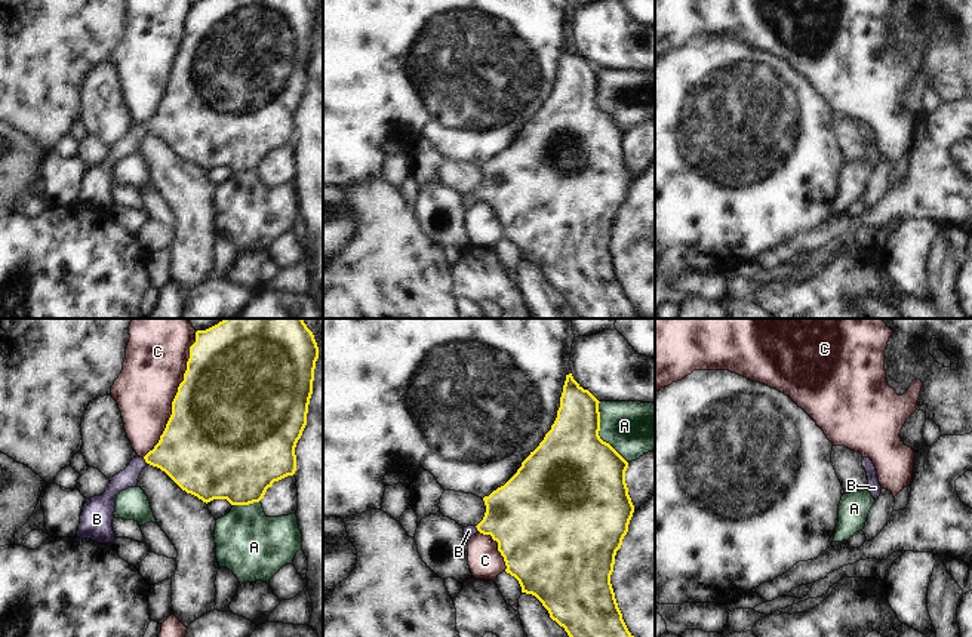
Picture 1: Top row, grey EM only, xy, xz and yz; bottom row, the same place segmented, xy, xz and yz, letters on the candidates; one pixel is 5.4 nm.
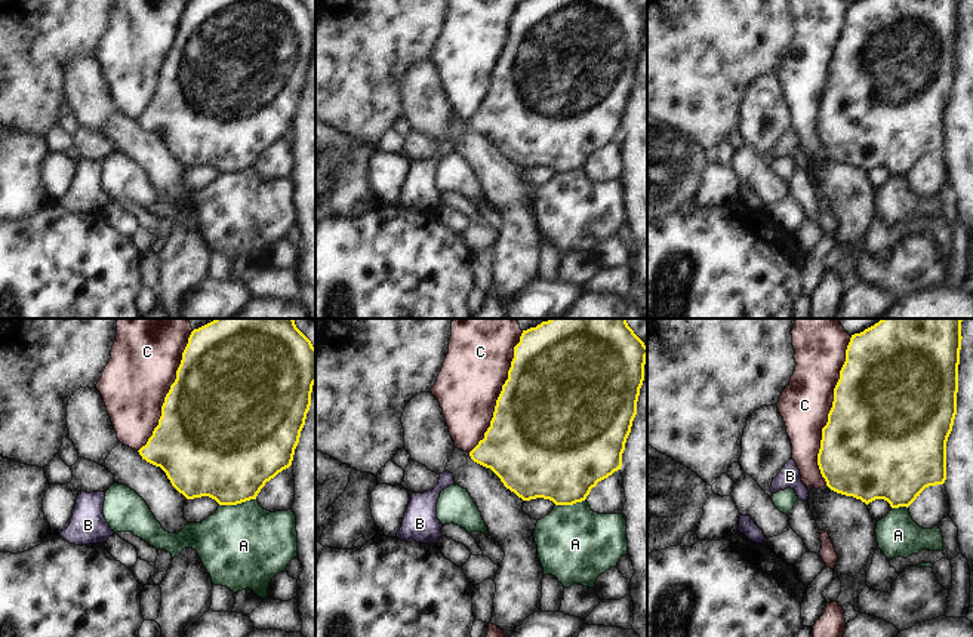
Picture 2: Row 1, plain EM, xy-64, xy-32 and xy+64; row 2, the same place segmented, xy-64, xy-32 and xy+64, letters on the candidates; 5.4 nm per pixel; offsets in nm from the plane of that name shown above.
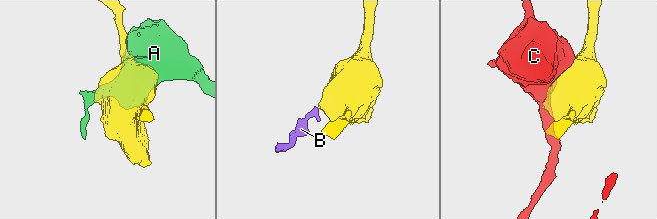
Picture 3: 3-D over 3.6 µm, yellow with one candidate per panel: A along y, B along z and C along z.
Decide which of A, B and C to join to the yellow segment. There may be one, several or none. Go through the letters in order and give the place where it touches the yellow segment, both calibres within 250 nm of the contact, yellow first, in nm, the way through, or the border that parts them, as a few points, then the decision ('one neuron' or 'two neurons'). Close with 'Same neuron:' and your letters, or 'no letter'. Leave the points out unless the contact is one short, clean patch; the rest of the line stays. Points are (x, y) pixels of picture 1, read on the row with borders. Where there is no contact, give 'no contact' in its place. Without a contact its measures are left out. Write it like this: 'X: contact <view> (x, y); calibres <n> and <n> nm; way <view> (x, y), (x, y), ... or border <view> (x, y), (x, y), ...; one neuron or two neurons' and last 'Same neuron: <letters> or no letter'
A: contact xz (597, 433); calibres 460 and 300 nm; two neurons
B: contact xy (145, 461); calibres 360 and 100 nm; way xy (190, 451), (145, 461), (128, 477); one neuron
C: contact xy (177, 394); calibres 500 and 340 nm; two neurons
Same neuron: B

